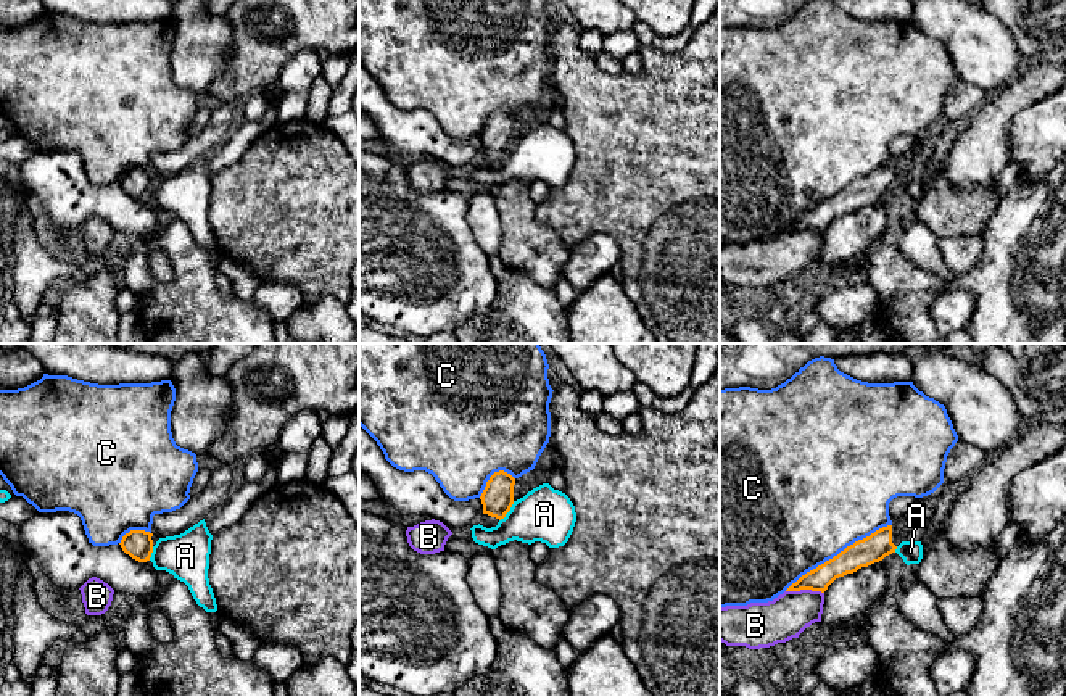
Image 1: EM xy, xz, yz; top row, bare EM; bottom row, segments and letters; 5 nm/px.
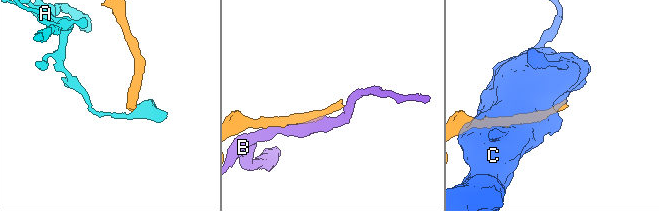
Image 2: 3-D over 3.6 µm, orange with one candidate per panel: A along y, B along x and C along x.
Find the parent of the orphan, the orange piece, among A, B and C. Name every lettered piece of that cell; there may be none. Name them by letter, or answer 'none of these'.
none of these

